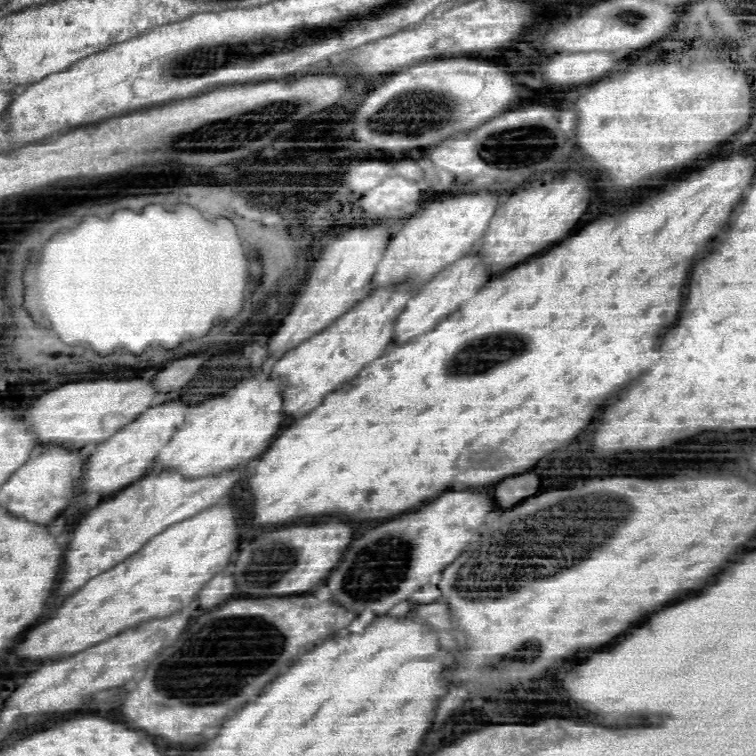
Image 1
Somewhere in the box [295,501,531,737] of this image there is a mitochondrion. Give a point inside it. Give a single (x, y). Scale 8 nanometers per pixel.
(373, 574)

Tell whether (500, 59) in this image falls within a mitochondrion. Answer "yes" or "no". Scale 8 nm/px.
no

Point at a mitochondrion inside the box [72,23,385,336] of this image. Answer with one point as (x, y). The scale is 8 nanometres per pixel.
(275, 110)

